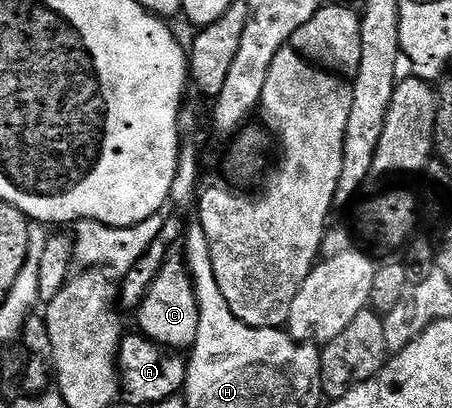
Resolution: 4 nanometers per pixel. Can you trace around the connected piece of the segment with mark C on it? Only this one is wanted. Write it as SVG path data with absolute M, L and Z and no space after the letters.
M169 258L165 264L156 269L157 277L149 284L145 297L141 300L141 309L137 312L137 324L140 335L165 348L174 350L192 349L195 338L199 334L199 302L192 274L184 259Z

